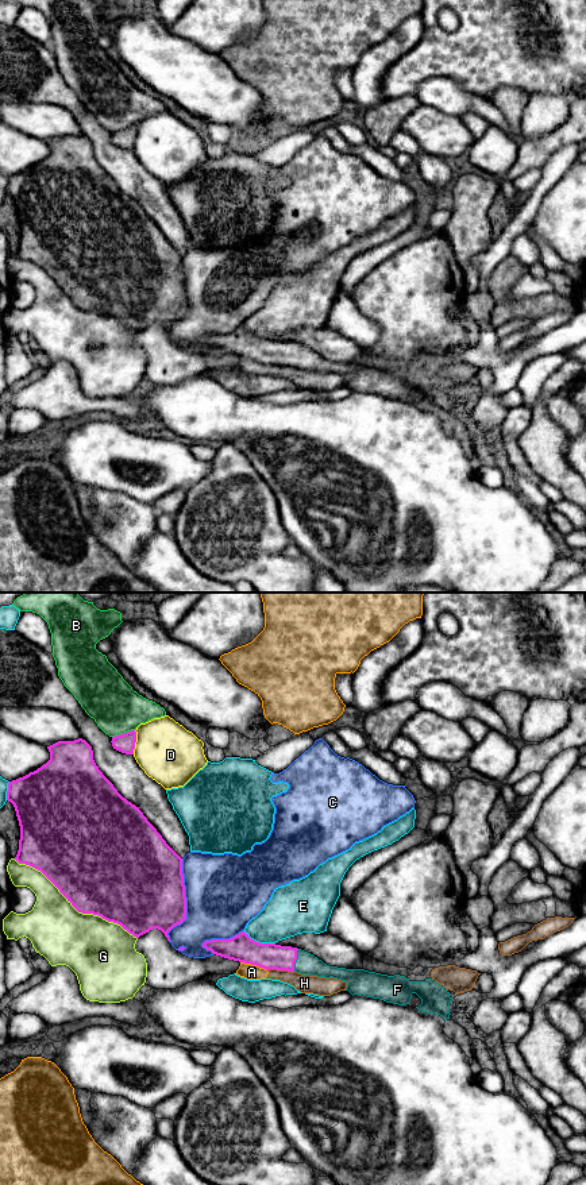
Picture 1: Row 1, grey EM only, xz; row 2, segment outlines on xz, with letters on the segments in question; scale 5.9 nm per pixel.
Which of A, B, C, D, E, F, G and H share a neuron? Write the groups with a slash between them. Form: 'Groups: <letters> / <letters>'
Groups: A H / B / C / D / E / F / G

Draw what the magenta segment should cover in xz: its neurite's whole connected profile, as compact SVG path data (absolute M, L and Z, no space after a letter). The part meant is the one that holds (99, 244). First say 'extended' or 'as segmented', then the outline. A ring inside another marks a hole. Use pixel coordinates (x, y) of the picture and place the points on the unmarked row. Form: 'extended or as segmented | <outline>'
as segmented | M85 135L58 136L47 144L50 155L46 159L8 178L7 196L14 200L20 221L15 255L41 266L78 308L117 319L136 333L158 324L170 337L167 328L186 314L182 254L139 202L123 193L103 170Z

